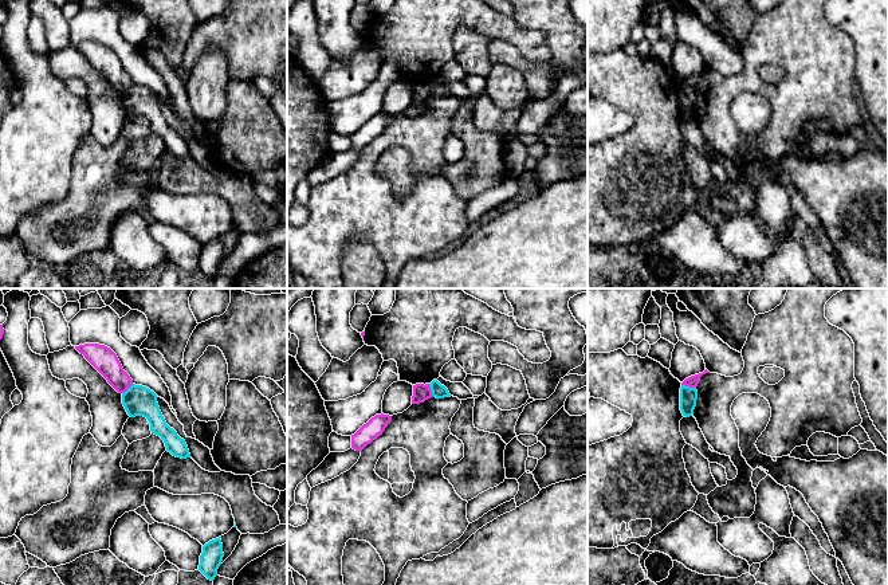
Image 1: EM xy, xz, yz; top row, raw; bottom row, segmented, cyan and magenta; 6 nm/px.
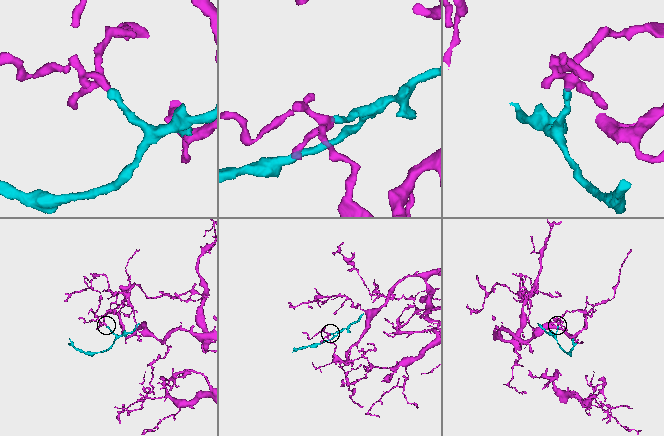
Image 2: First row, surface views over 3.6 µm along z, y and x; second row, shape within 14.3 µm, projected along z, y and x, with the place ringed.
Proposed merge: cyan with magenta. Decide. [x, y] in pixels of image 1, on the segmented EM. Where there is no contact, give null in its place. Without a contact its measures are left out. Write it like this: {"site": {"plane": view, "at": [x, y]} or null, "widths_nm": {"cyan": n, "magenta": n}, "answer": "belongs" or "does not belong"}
{"site": {"plane": "yz", "at": [688, 387]}, "widths_nm": {"cyan": 110, "magenta": 70}, "answer": "does not belong"}

